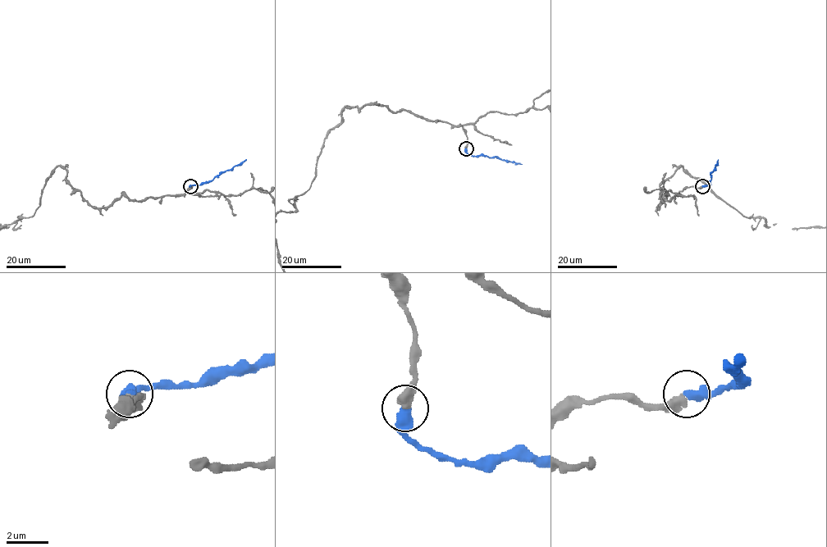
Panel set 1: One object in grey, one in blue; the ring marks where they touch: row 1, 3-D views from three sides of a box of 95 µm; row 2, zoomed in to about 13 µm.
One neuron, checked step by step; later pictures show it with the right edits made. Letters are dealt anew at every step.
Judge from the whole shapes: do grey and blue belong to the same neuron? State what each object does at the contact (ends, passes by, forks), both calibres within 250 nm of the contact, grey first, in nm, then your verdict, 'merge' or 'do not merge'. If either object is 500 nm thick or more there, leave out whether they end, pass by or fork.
calibres 550 and 550 nm; merge

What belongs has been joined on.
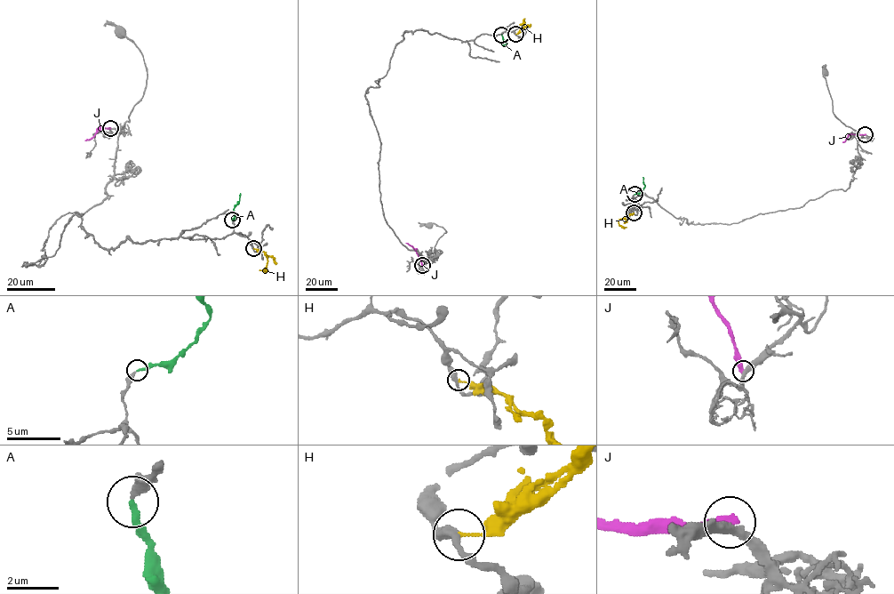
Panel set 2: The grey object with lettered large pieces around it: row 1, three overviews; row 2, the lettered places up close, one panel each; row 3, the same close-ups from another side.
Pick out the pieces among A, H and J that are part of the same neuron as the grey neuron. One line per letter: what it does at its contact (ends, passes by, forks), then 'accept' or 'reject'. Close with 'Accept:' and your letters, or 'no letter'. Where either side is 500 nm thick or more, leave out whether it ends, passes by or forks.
A: it ends there; accept
H: it ends there; reject
J: it ends there; reject
Accept: A

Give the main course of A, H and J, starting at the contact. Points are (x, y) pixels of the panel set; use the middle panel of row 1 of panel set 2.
A: (501, 35), (503, 45), (506, 43)
H: (515, 34), (522, 29), (524, 19), (519, 27)
J: (422, 266), (416, 251), (406, 243)

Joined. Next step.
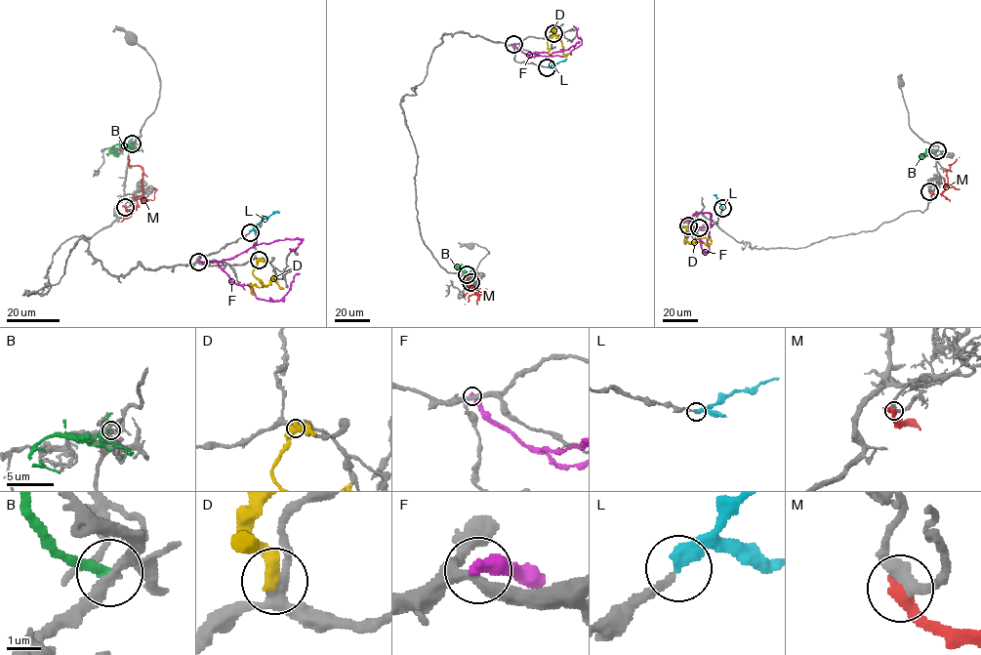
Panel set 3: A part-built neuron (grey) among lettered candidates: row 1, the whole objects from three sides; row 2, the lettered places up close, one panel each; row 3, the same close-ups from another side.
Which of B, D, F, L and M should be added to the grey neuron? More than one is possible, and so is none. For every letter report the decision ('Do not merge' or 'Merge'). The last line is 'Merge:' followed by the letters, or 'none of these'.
B: Do not merge
D: Do not merge
F: Do not merge
L: Merge
M: Do not merge
Merge: L

